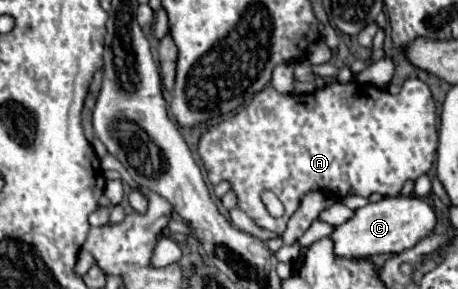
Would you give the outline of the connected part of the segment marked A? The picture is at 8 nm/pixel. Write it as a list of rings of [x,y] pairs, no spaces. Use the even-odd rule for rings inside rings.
[[[408,79],[398,95],[390,95],[384,89],[374,89],[372,85],[362,85],[358,81],[330,83],[310,95],[280,95],[272,87],[266,87],[252,97],[248,107],[206,131],[206,135],[200,139],[198,153],[212,185],[218,185],[224,179],[230,181],[232,191],[238,195],[238,207],[260,227],[282,235],[286,221],[298,209],[300,199],[308,191],[330,191],[336,197],[368,197],[372,193],[394,197],[402,191],[404,181],[418,179],[430,171],[436,145],[436,101],[432,99],[432,93],[424,81]],[[264,189],[274,191],[284,203],[286,213],[280,219],[270,217],[262,205],[260,193]]]

